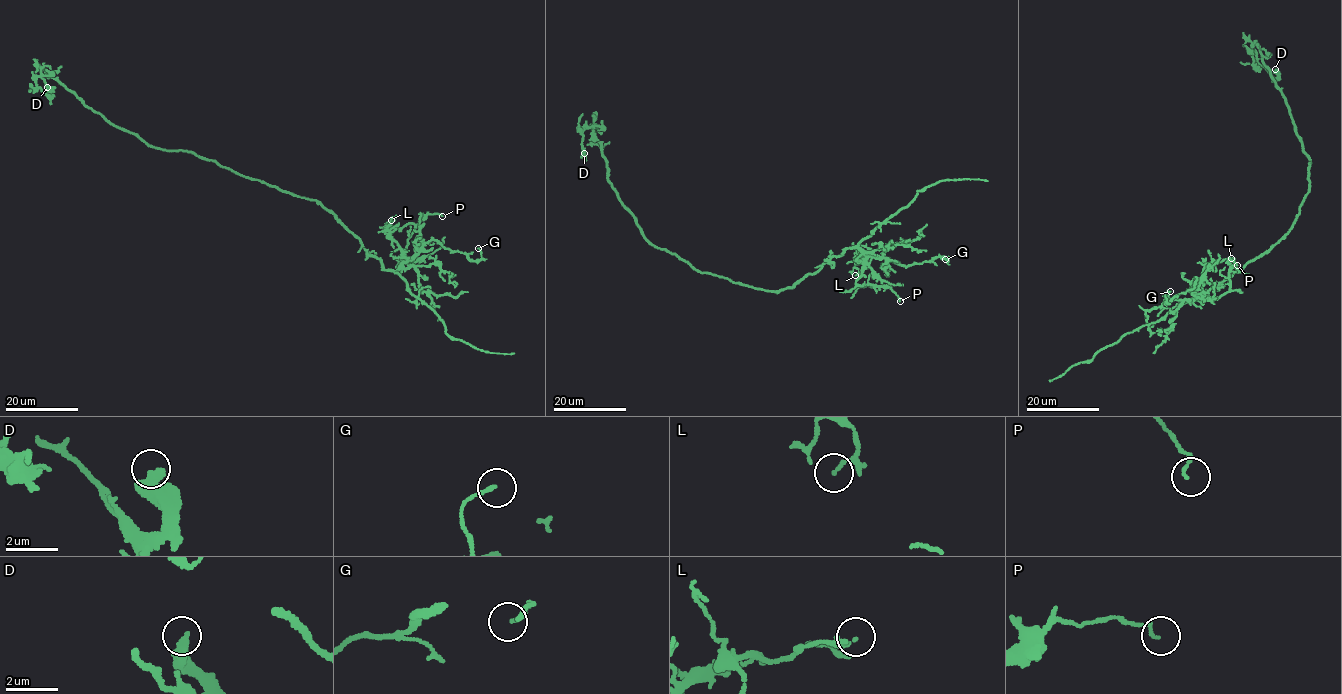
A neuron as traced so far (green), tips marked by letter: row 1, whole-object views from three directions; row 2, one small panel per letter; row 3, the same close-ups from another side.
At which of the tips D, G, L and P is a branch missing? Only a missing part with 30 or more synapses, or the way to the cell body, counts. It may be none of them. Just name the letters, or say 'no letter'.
no letter

